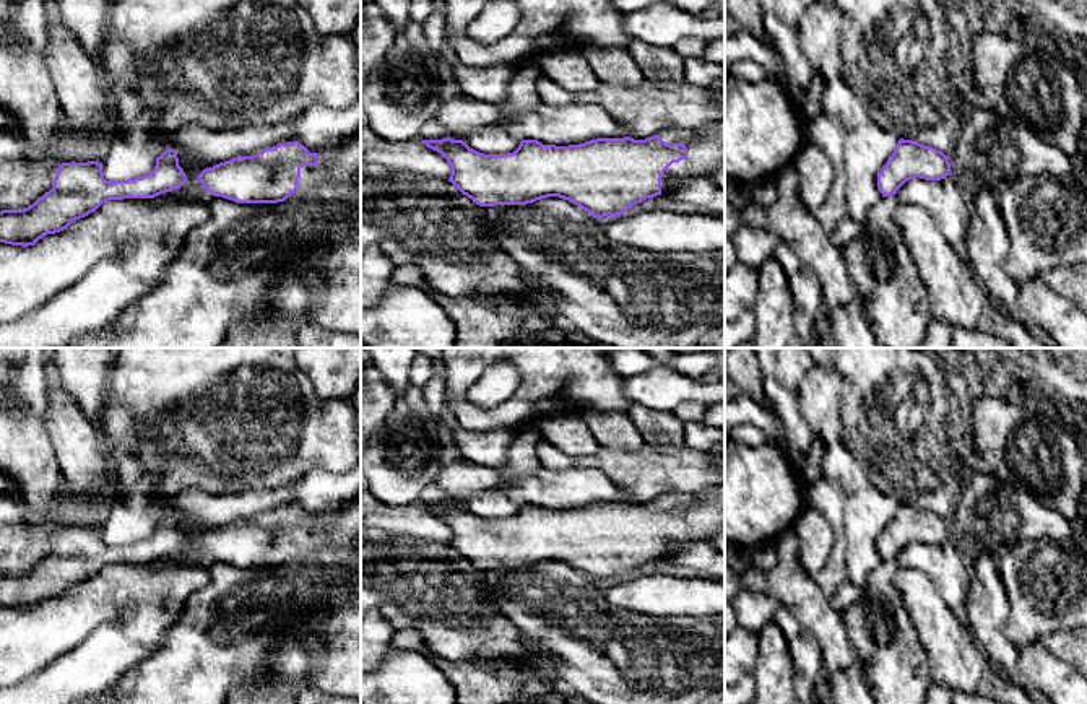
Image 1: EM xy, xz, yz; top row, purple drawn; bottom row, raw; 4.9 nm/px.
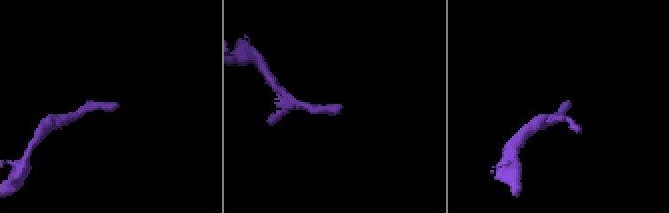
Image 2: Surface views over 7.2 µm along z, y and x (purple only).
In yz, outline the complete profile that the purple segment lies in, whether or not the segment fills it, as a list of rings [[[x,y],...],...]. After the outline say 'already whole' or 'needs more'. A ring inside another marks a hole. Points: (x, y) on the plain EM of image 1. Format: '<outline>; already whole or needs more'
[[[900,502],[877,538],[877,553],[882,561],[890,561],[913,541],[941,545],[946,540],[951,540],[949,520],[933,511]]]; already whole

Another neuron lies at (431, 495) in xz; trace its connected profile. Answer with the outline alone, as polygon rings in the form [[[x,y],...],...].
[[[431,483],[421,491],[421,502],[422,504],[442,504],[442,502],[447,502],[445,491],[440,489],[435,483]]]

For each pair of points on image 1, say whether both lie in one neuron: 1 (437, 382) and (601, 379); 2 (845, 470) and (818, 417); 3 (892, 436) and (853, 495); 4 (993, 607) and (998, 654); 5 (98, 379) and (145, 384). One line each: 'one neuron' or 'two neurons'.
1: two neurons
2: two neurons
3: two neurons
4: one neuron
5: two neurons

